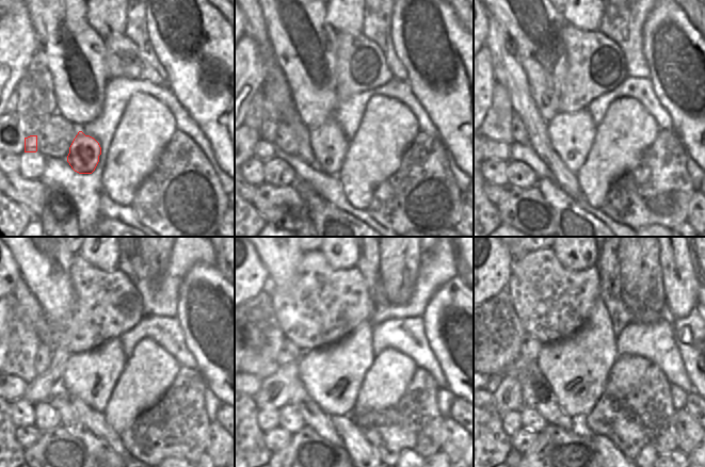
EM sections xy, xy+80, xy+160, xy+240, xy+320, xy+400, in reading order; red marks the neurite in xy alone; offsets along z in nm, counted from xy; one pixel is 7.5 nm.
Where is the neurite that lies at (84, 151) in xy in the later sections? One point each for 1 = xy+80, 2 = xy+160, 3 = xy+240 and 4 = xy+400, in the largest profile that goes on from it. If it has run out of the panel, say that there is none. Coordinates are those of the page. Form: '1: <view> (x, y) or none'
1: xy+80 (327, 142)
2: xy+160 (571, 133)
3: xy+240 (91, 376)
4: xy+400 (577, 368)

